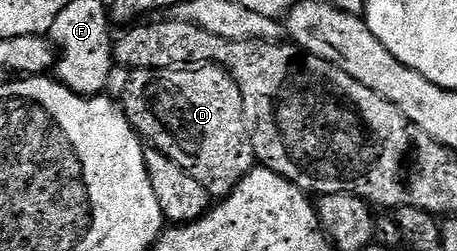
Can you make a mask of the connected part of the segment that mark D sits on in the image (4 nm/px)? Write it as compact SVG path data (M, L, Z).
M204 63L198 67L180 67L177 69L136 69L128 77L131 78L128 79L127 86L123 89L123 101L121 100L121 108L127 114L127 122L135 128L136 133L150 148L161 151L166 157L173 159L173 163L177 163L189 175L193 175L193 179L197 179L197 183L201 183L201 187L205 187L205 191L209 191L212 198L228 197L237 187L237 183L241 183L241 179L245 179L245 175L249 175L251 170L256 168L257 162L253 143L247 130L247 120L243 114L243 96L237 83L226 69L218 65Z

